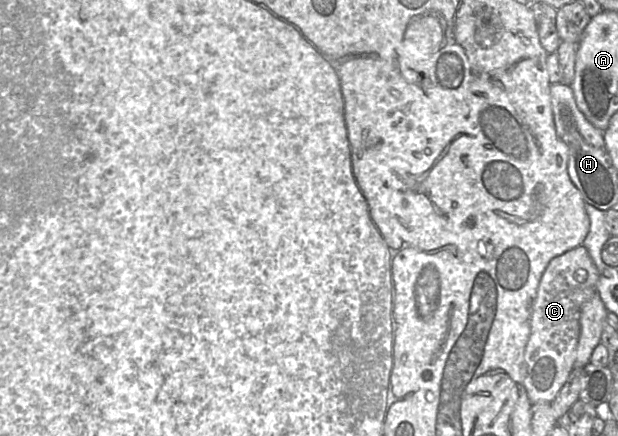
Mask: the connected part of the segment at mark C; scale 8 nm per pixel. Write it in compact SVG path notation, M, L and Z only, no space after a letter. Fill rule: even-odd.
M583 245L554 257L547 265L533 303L531 333L524 353L524 387L531 405L552 403L573 370L581 308L597 292L598 279L599 271Z

